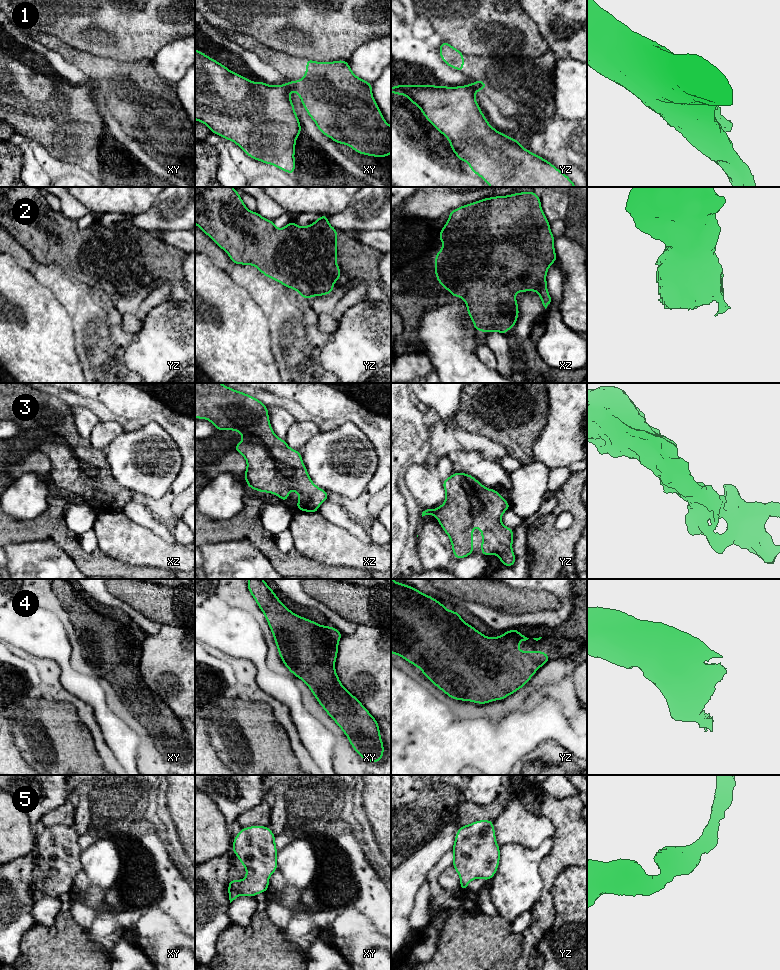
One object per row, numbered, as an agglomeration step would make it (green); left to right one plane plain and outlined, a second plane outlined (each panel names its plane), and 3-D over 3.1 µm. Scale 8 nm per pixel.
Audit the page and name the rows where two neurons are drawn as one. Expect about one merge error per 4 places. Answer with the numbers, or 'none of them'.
1

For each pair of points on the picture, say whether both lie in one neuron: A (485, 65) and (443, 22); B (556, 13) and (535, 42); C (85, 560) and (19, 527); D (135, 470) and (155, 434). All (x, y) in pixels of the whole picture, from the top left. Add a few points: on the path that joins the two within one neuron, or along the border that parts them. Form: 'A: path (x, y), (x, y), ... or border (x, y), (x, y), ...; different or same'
A: border (464, 54), (498, 58); different
B: border (527, 14), (537, 27), (549, 49); different
C: path (69, 544), (54, 529), (35, 529); same
D: path (144, 461), (150, 454), (152, 443); same

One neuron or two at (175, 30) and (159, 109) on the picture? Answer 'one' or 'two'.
two

